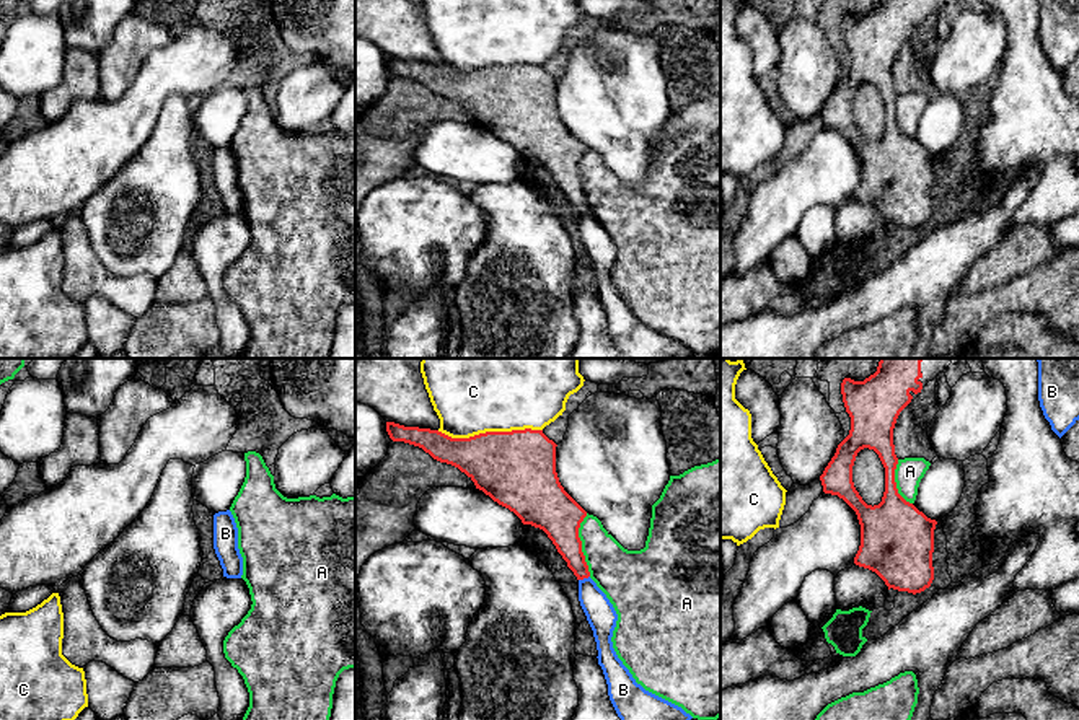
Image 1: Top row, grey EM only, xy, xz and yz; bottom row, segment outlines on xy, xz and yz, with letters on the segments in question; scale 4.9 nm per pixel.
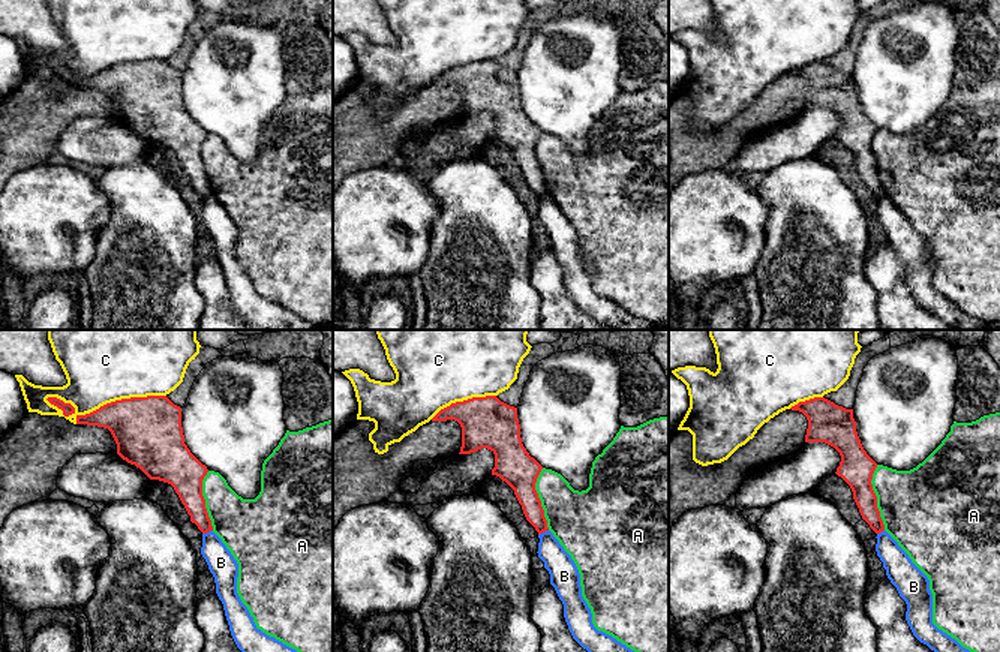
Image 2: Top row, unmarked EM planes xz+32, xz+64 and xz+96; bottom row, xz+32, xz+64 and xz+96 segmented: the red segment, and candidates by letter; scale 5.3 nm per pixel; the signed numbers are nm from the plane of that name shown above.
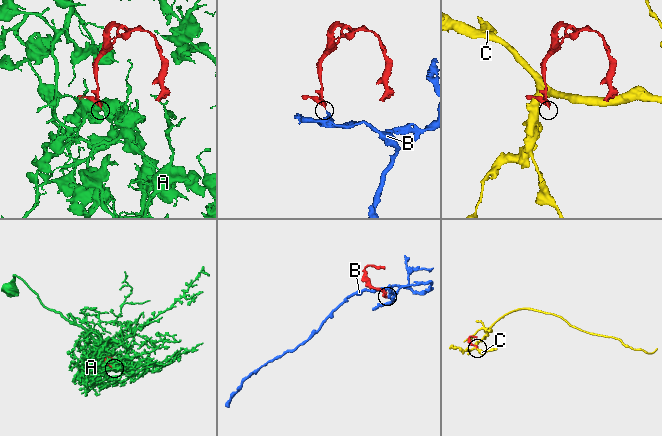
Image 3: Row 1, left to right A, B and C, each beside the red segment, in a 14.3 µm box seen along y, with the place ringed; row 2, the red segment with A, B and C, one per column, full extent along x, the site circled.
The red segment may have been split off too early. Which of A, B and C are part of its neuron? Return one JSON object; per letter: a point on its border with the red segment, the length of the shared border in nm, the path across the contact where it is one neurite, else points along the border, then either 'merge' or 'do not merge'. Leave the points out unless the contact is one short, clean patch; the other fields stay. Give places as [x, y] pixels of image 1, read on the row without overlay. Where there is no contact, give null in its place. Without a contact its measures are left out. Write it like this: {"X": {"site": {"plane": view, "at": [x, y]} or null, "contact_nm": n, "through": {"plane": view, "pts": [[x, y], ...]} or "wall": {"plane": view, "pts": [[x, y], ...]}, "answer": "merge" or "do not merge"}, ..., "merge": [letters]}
{"A": {"site": {"plane": "xz", "at": [581, 180]}, "contact_nm": 320, "answer": "do not merge"}, "B": {"site": {"plane": "xz", "at": [584, 212]}, "contact_nm": 60, "wall": {"plane": "xz", "pts": [[589, 210], [579, 215]]}, "answer": "do not merge"}, "C": {"site": {"plane": "xz", "at": [489, 67]}, "contact_nm": 500, "answer": "do not merge"}, "merge": []}

